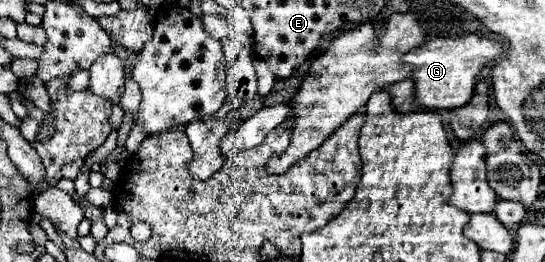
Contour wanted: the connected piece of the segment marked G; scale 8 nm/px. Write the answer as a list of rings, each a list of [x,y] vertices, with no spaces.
[[[463,34],[453,38],[431,38],[419,48],[411,50],[403,56],[403,60],[415,66],[413,80],[417,82],[417,104],[425,108],[459,108],[469,102],[475,92],[477,74],[495,62],[497,54],[503,52],[503,44],[499,40],[481,38],[477,34]]]

